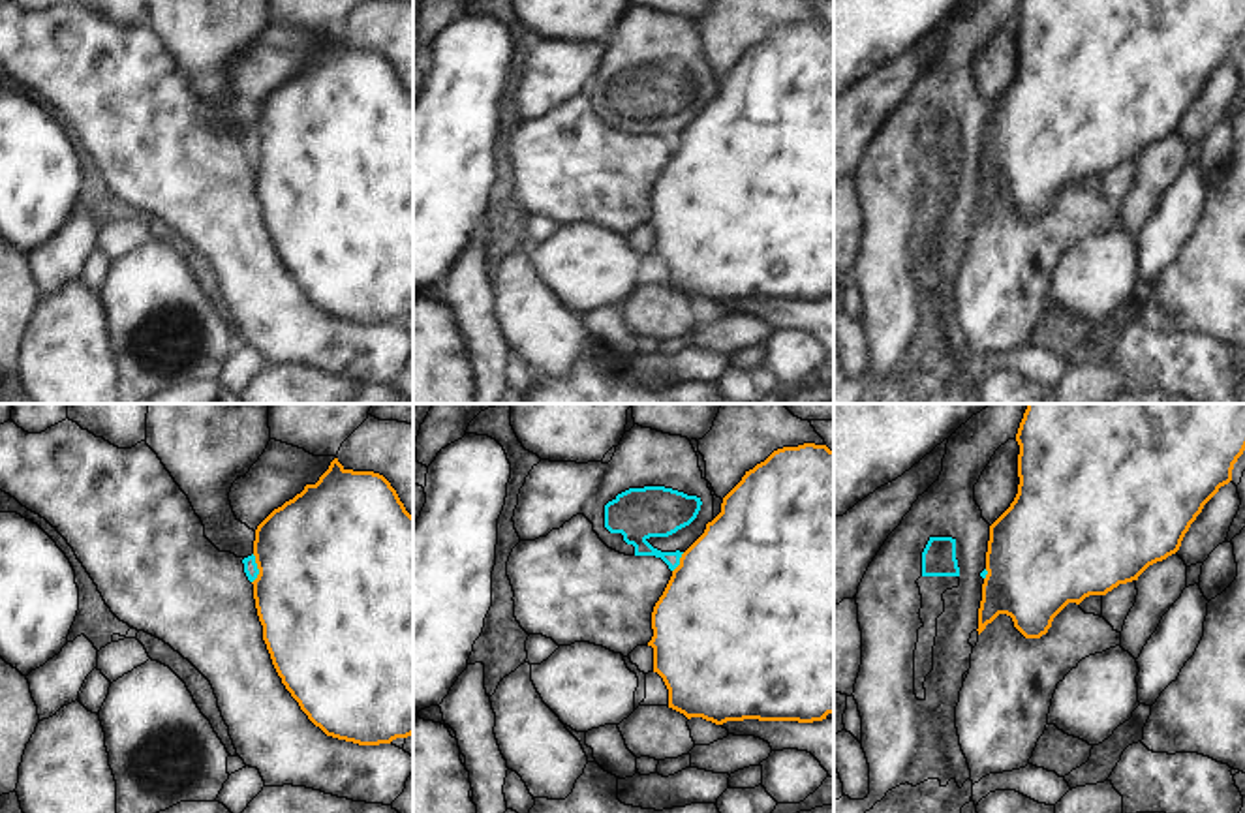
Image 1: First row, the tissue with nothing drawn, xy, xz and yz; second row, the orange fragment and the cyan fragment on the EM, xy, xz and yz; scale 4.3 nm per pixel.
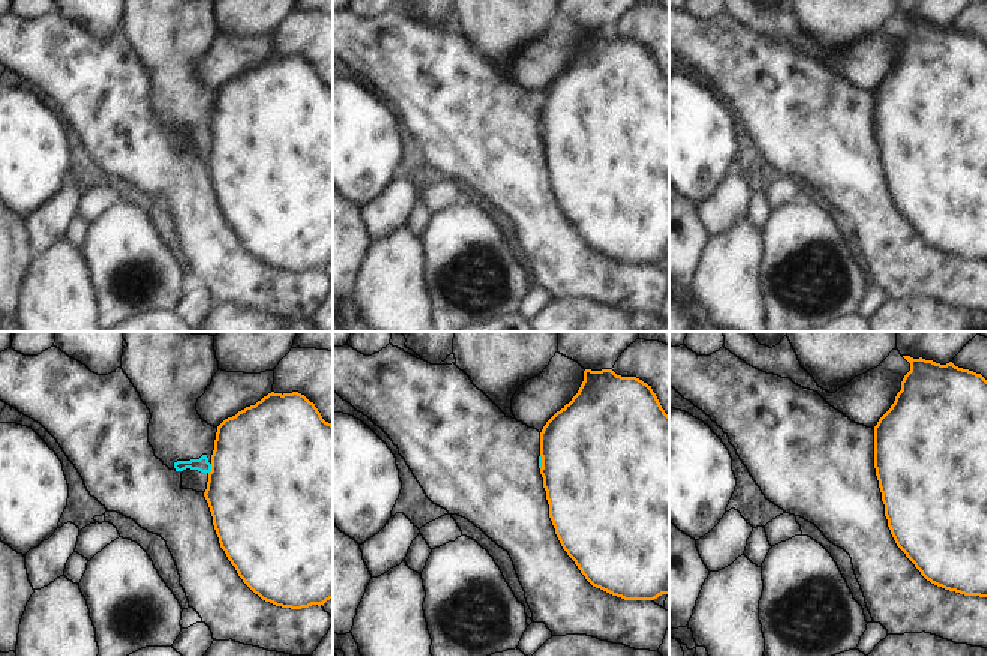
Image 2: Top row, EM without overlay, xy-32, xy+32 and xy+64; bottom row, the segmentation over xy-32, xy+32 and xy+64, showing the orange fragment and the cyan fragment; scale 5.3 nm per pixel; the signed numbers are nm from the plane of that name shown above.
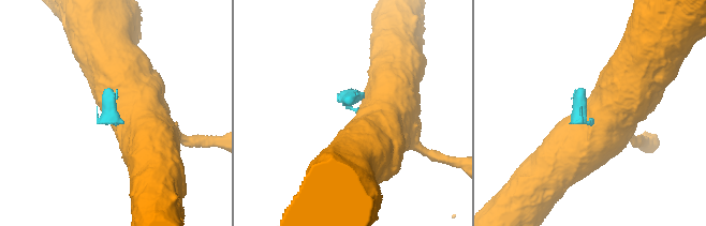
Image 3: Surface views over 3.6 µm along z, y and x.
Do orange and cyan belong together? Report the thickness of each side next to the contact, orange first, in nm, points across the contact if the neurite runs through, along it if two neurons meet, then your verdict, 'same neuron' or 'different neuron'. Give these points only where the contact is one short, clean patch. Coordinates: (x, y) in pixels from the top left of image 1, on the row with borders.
500 nm thick on the orange side, 60 nm on the other; border along xy (254, 554), (258, 577), (252, 582); different neuron

